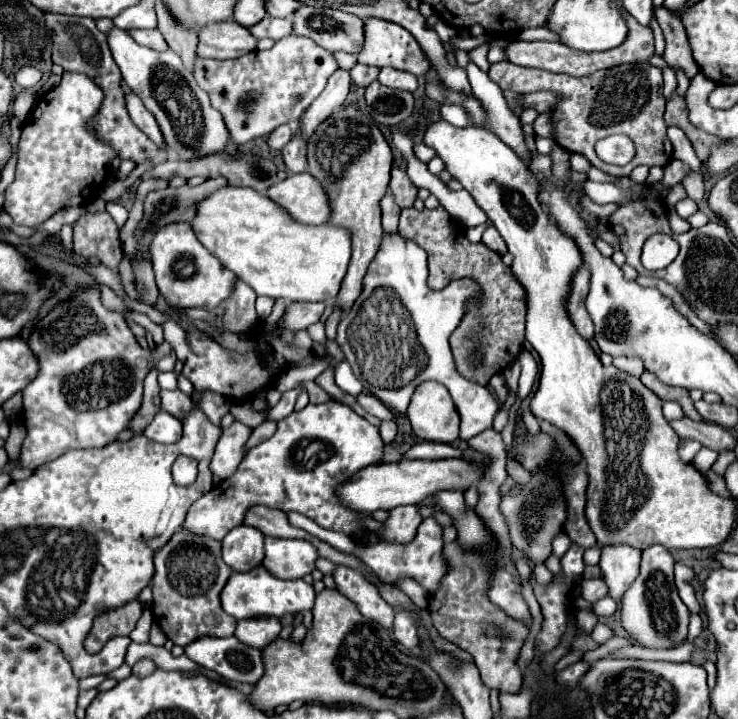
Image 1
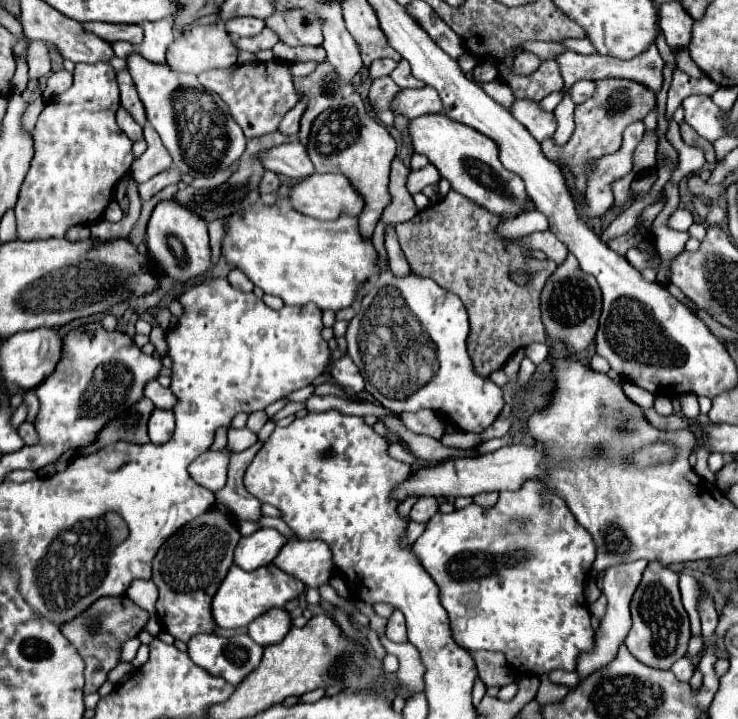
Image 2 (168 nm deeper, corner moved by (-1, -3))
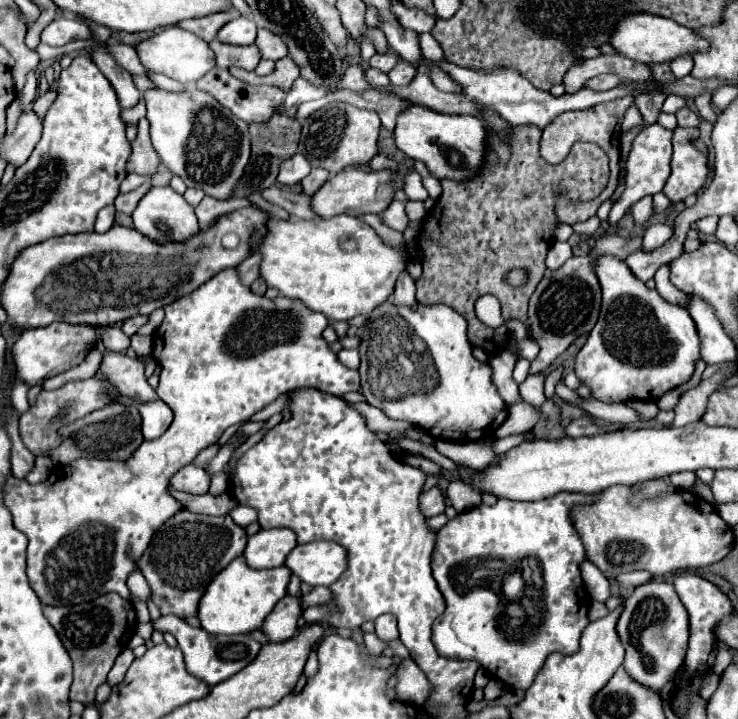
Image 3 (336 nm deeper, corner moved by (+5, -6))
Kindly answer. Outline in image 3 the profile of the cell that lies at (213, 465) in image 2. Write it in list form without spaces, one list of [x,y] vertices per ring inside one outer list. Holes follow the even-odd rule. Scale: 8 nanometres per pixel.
[[[188,464],[172,476],[170,484],[172,484],[172,488],[188,492],[188,494],[206,494],[210,488],[210,478],[204,468]]]

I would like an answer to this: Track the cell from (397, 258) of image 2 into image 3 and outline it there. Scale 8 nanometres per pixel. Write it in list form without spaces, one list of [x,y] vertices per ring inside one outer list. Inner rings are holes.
[[[402,274],[396,282],[396,292],[392,296],[392,302],[396,306],[408,306],[412,310],[418,308],[418,300],[416,300],[416,286],[414,280],[410,278],[410,274]]]

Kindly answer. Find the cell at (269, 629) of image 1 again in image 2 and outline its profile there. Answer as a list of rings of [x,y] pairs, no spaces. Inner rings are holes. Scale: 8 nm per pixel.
[[[270,609],[270,613],[264,613],[248,625],[248,635],[260,647],[268,647],[280,643],[284,635],[290,631],[290,627],[290,615],[284,609]]]

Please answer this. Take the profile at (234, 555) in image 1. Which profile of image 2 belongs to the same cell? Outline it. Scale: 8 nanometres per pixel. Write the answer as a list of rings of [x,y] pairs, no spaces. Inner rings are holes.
[[[258,529],[248,537],[240,537],[234,551],[234,563],[244,571],[254,571],[262,565],[268,565],[284,543],[286,537],[276,529]]]

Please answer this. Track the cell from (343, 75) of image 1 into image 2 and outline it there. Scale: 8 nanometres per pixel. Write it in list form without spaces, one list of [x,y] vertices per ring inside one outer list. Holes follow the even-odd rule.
[[[336,1],[320,3],[320,19],[324,21],[324,43],[326,61],[332,65],[338,79],[352,83],[352,77],[362,69],[358,45],[344,27],[342,9]]]

